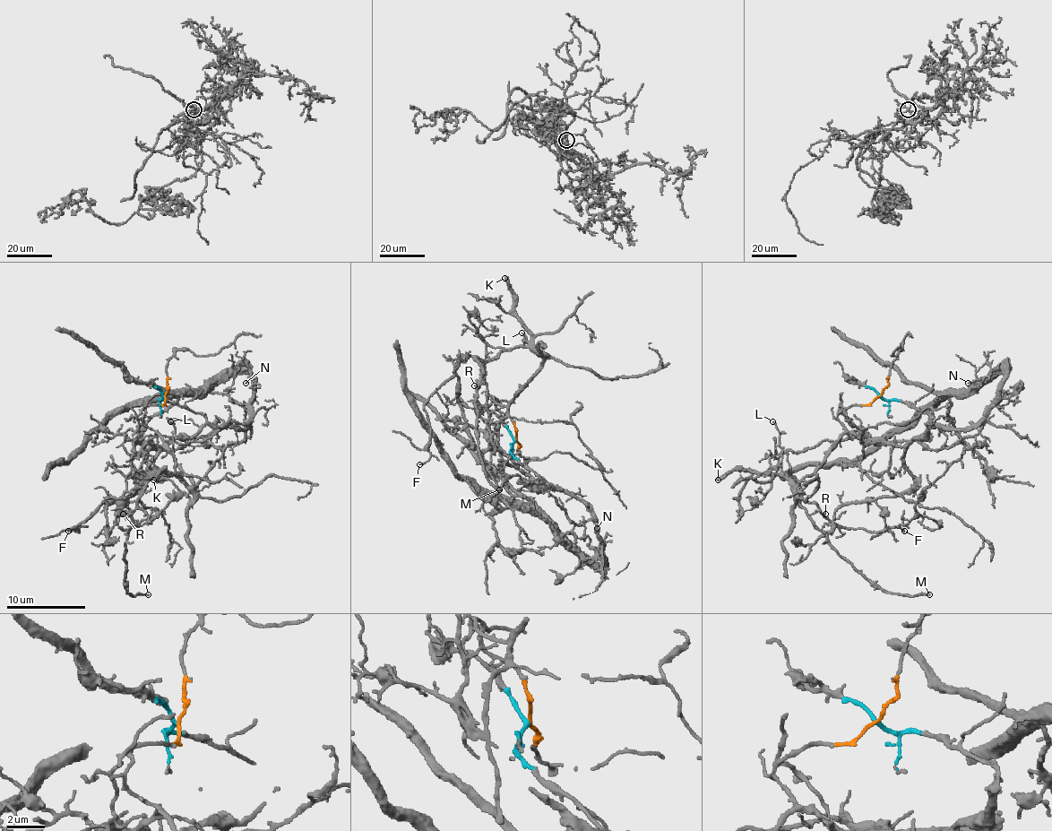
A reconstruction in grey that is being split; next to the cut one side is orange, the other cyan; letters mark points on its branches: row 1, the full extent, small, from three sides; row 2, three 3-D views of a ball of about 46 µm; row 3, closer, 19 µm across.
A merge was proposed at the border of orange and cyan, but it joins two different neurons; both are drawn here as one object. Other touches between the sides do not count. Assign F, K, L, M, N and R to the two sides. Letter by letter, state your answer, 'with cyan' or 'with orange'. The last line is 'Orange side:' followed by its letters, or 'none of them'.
F: with orange
K: with orange
L: with orange
M: with orange
N: with cyan
R: with orange
Orange side: F, K, L, M, R

